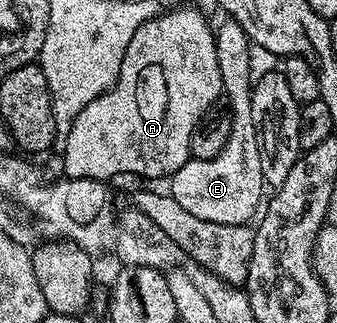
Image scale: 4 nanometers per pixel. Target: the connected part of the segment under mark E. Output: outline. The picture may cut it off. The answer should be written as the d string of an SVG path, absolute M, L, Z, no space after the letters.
M227 18L224 21L220 28L214 29L214 34L217 66L221 66L223 96L228 104L226 107L231 117L231 129L225 146L217 155L208 160L192 158L185 166L181 166L181 170L170 176L169 194L177 202L177 206L181 206L181 210L189 210L193 218L233 226L247 224L256 219L265 200L265 185L261 174L261 150L253 122L251 101L253 77L249 70L249 50L252 43L236 20Z

